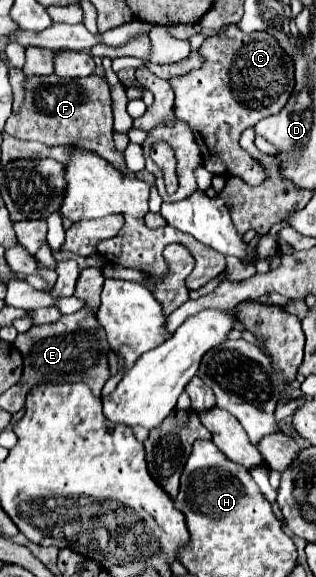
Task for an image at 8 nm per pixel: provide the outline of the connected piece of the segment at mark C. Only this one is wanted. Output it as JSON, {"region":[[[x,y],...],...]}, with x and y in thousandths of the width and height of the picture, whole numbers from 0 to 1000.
{"region":[[[731,43],[712,57],[668,61],[642,75],[636,92],[649,99],[649,109],[636,120],[617,120],[592,130],[535,137],[535,144],[554,158],[554,199],[598,213],[598,220],[623,241],[623,251],[636,255],[636,272],[642,272],[649,293],[661,300],[706,303],[706,307],[756,307],[775,317],[820,321],[845,310],[839,293],[813,276],[801,276],[782,262],[769,262],[756,255],[756,237],[782,220],[813,217],[826,206],[870,199],[902,185],[902,179],[927,158],[927,147],[934,147],[921,99],[908,99],[896,92],[896,85],[870,75],[870,68],[858,68],[858,61],[845,61],[845,57],[769,61],[744,43]]]}

